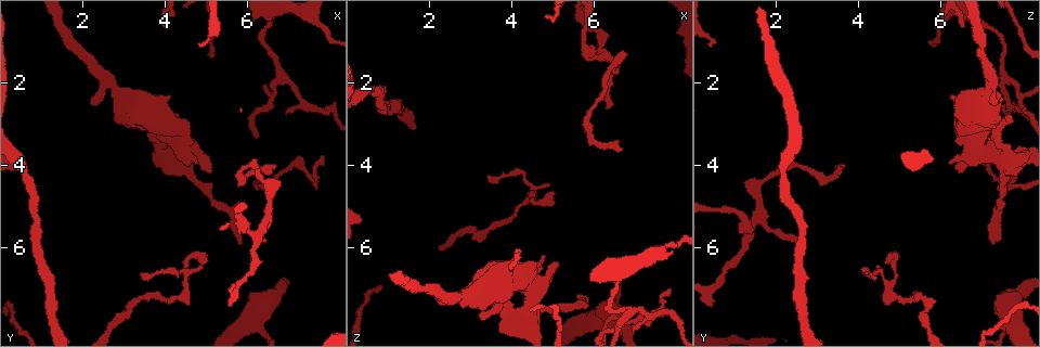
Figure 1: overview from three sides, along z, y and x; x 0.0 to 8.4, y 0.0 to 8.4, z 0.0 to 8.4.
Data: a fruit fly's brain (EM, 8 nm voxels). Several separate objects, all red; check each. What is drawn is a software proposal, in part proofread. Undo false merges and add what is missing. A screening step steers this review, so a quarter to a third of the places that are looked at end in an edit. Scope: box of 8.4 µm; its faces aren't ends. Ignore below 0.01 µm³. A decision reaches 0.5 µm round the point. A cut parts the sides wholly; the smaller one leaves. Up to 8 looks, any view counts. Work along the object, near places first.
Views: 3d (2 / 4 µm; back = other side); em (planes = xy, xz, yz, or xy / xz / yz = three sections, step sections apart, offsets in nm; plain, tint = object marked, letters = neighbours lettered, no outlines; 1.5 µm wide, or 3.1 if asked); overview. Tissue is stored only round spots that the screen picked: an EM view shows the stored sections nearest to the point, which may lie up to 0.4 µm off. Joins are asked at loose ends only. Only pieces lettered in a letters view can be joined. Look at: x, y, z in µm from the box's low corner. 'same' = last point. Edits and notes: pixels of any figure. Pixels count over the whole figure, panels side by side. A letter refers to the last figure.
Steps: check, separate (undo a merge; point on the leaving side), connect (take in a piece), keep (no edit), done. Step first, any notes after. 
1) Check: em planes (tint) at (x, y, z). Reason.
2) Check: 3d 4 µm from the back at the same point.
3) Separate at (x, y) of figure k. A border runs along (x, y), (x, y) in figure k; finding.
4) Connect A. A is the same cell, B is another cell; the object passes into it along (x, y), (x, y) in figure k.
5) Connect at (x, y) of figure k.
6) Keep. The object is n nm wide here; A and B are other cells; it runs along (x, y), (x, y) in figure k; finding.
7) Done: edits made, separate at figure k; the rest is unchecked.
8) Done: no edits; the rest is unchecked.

Check: em planes (letters) at (4.85, 6.40, 4.55). Thin end.

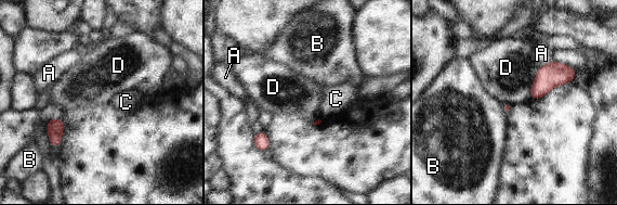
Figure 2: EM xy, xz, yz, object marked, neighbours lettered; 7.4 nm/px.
Keep. The longest contact is with D, 240 nm; A, B, C and D are other cells; none of them fits.

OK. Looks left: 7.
Check: 3d 2 µm at (5.05, 4.20, 6.40). Branch stops here.

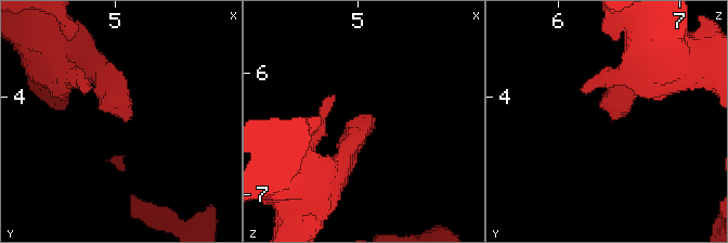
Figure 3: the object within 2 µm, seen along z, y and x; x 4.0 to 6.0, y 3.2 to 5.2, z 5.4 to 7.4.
Check: em yz step 4 (tint) at (5.12, 4.20, 6.46).

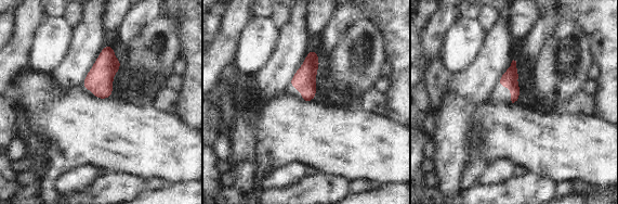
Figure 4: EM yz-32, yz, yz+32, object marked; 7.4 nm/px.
Check: em planes (letters) at the same point.

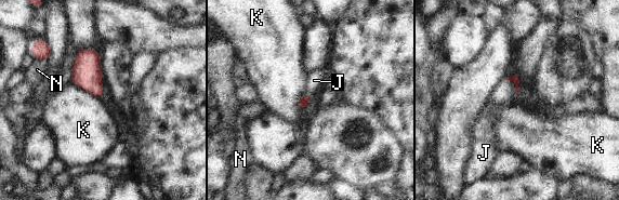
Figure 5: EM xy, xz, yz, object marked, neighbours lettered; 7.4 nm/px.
Connect J. J is the same cell, K and N are other cells; the object passes into it along (514, 79), (515, 84), (504, 93) in figure 5; the neuron continues.

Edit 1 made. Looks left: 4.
Check: 3d 2 µm at (7.85, 3.75, 7.10). Tapers out.

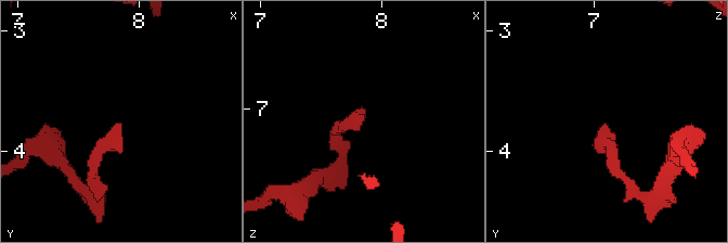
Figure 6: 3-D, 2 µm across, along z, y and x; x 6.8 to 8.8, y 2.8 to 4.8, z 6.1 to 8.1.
Check: em planes (letters) at (7.84, 3.78, 7.10). Need the tissue.

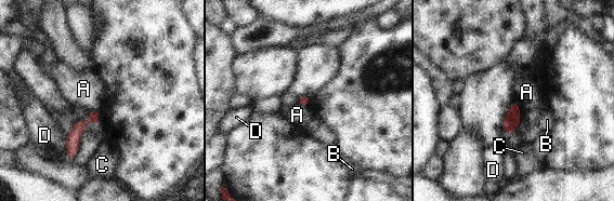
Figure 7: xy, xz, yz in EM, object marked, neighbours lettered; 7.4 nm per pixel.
Keep. A, B, C and D are other cells; it runs along (94, 115), (78, 129), (69, 157) in figure 7; none of them fits.

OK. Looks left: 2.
Done: edits made, connect at figure 5; the rest is unchecked.

